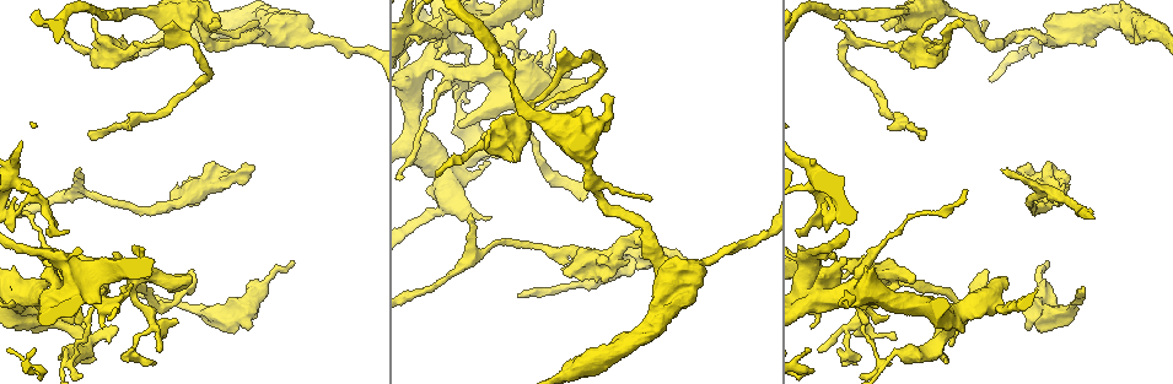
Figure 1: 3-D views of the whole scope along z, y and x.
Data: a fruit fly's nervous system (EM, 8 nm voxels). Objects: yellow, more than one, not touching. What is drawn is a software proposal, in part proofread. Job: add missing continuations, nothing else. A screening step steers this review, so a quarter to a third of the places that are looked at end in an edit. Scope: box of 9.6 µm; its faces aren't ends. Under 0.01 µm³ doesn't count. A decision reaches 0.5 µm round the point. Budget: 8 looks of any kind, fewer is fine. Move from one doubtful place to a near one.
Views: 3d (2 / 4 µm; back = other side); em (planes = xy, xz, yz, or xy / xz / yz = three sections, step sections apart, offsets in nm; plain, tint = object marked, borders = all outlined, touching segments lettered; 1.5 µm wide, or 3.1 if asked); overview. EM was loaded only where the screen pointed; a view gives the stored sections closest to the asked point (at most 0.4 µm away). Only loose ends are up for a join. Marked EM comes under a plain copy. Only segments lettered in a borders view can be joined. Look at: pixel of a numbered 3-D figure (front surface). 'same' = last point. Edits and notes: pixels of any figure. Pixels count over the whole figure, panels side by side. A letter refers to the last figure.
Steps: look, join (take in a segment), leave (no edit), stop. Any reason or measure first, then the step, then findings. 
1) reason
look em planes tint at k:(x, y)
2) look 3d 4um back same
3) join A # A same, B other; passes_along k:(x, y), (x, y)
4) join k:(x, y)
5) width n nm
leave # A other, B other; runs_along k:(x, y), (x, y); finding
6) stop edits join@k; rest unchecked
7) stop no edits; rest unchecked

free end
look 3d 2um back at 1:(884, 26)

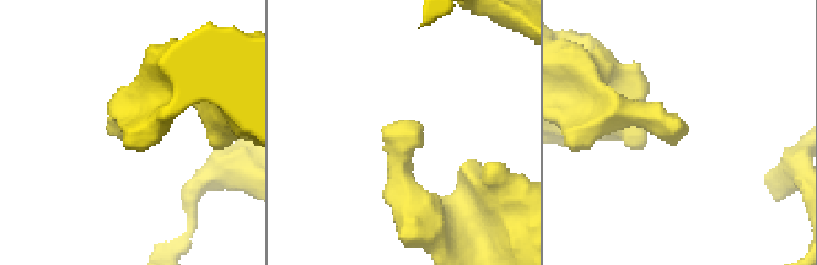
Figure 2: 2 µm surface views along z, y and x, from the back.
look em planes tint at 2:(109, 130)

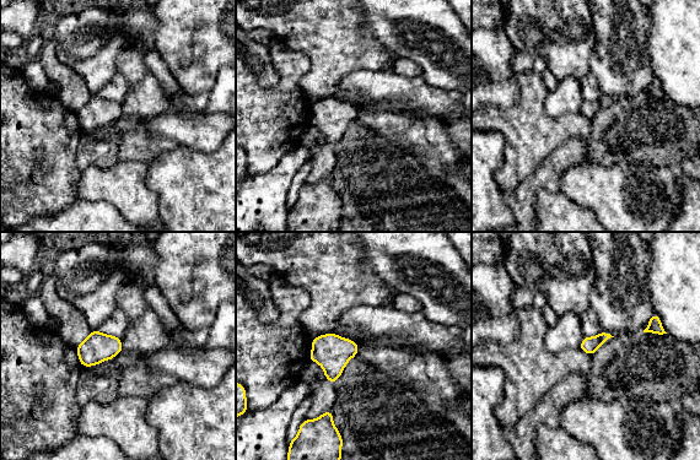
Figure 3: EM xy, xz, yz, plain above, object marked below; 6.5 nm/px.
what lies round it
look em planes borders same

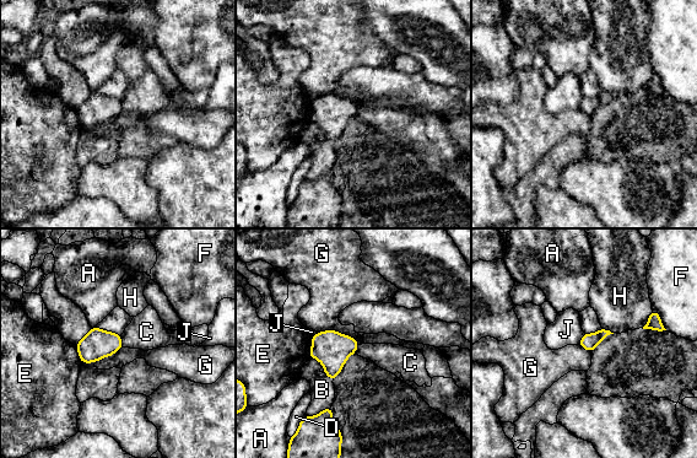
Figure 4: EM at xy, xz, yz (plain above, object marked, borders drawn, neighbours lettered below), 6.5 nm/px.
leave # A other, B other, C other, D other, E other, F other, G other, H other, J other; border 4:(317, 332), (338, 330), (358, 344); none of them fits

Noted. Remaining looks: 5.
tapers out
look 3d 4um at 1:(436, 176)

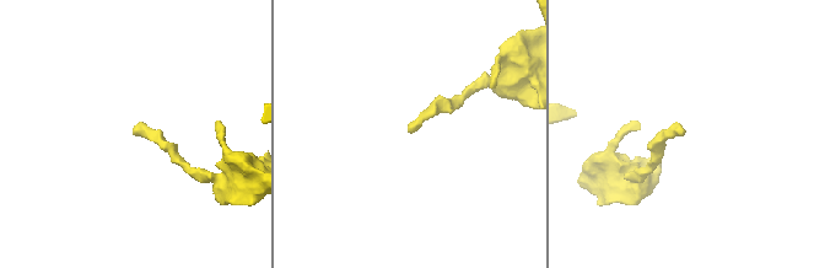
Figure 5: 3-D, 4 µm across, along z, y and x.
look em xy step 4 borders at 5:(135, 130)

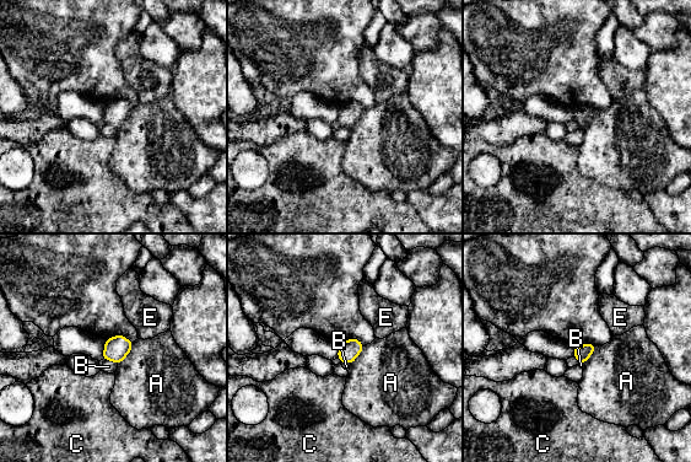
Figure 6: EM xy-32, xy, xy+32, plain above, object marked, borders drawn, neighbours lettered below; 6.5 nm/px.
cut it another way
look em planes borders same

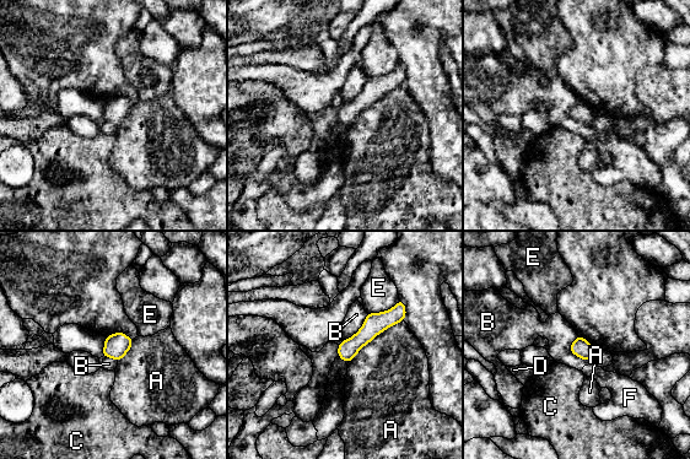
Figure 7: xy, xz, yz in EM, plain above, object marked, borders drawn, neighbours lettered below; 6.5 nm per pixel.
leave # A other, B other, C other, D other, E other, F other; border 7:(576, 335), (570, 350), (589, 361); no lettered segment goes on from it

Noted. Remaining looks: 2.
tapers out
look em yz step 4 tint at 1:(519, 294)

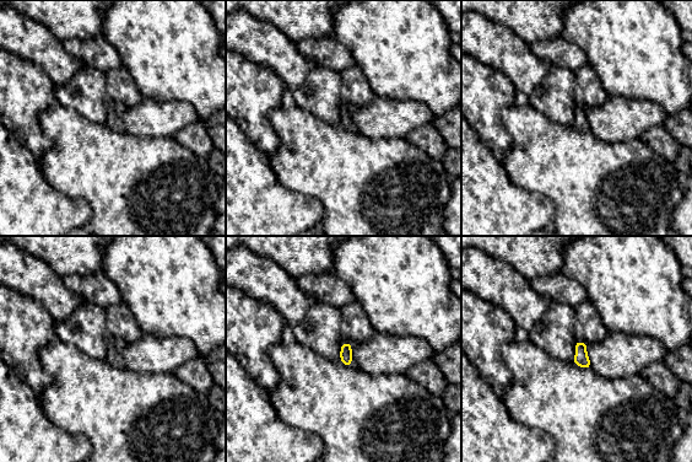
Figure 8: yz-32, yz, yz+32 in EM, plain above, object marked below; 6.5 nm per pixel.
cut it another way
look em xz step 8 borders same

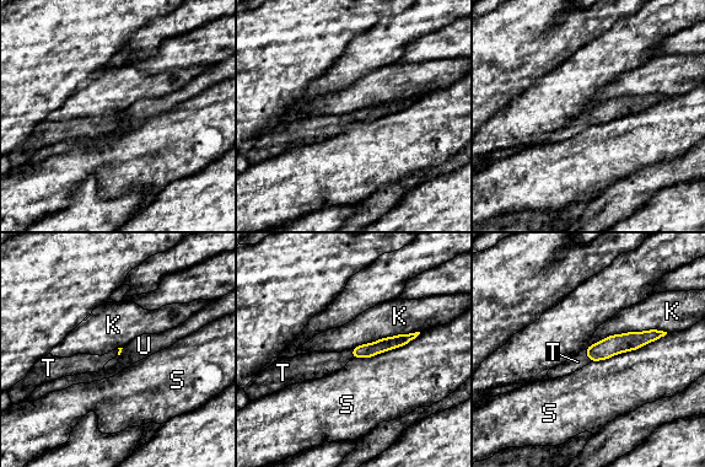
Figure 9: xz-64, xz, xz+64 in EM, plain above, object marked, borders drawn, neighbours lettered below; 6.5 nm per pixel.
join T # K other, S other, T same, U other; passes_along 9:(614, 344), (586, 354), (577, 361); the cell continues

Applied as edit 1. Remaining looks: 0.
stop edits join@9; rest unchecked

